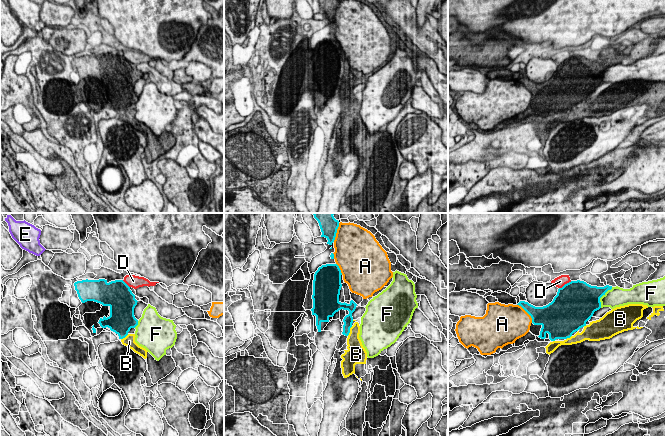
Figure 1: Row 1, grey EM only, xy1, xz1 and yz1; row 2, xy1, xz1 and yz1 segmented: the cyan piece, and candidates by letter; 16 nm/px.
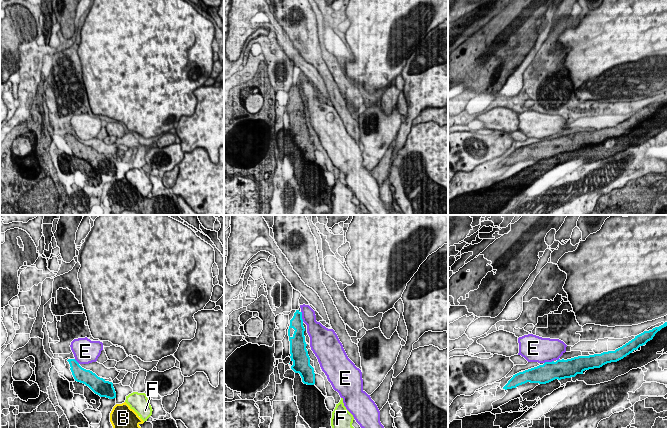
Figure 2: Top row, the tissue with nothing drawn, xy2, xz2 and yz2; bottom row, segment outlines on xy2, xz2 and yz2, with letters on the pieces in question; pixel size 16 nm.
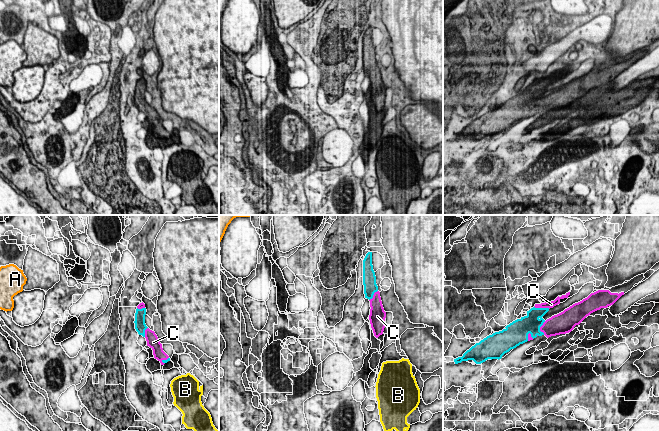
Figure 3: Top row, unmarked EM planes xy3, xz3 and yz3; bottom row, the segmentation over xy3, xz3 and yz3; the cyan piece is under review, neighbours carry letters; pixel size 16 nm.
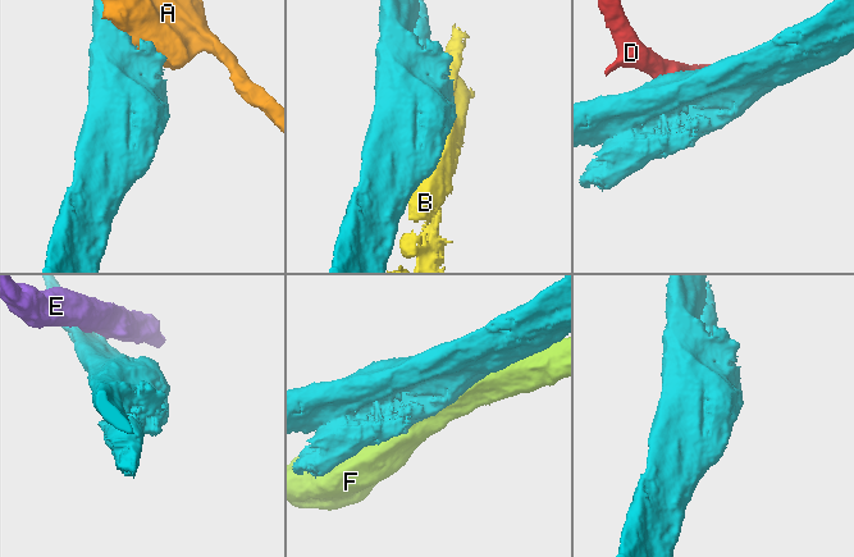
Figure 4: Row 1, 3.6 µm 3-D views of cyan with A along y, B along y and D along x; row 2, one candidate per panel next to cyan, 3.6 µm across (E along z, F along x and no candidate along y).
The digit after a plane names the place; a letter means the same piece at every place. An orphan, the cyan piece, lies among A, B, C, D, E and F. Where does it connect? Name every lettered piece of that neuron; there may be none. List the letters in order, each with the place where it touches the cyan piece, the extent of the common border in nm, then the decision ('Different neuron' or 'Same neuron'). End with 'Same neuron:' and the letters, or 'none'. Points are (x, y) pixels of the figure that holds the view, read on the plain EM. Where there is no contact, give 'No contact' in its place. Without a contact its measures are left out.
A: Touches cyan at yz1 (527, 88). Shared border 400 nm. Different neuron
B: Touches cyan at xz1 (349, 107). Shared border 180 nm. Different neuron
C: Touches cyan at yz3 (542, 84). Shared border 260 nm. Same neuron
D: Touches cyan at yz1 (565, 60). Shared border 240 nm. Different neuron
E: Touches cyan at xz2 (301, 92). Shared border 180 nm. Different neuron
F: Touches cyan at yz1 (601, 72). Shared border 380 nm. Different neuron
Same neuron: C

